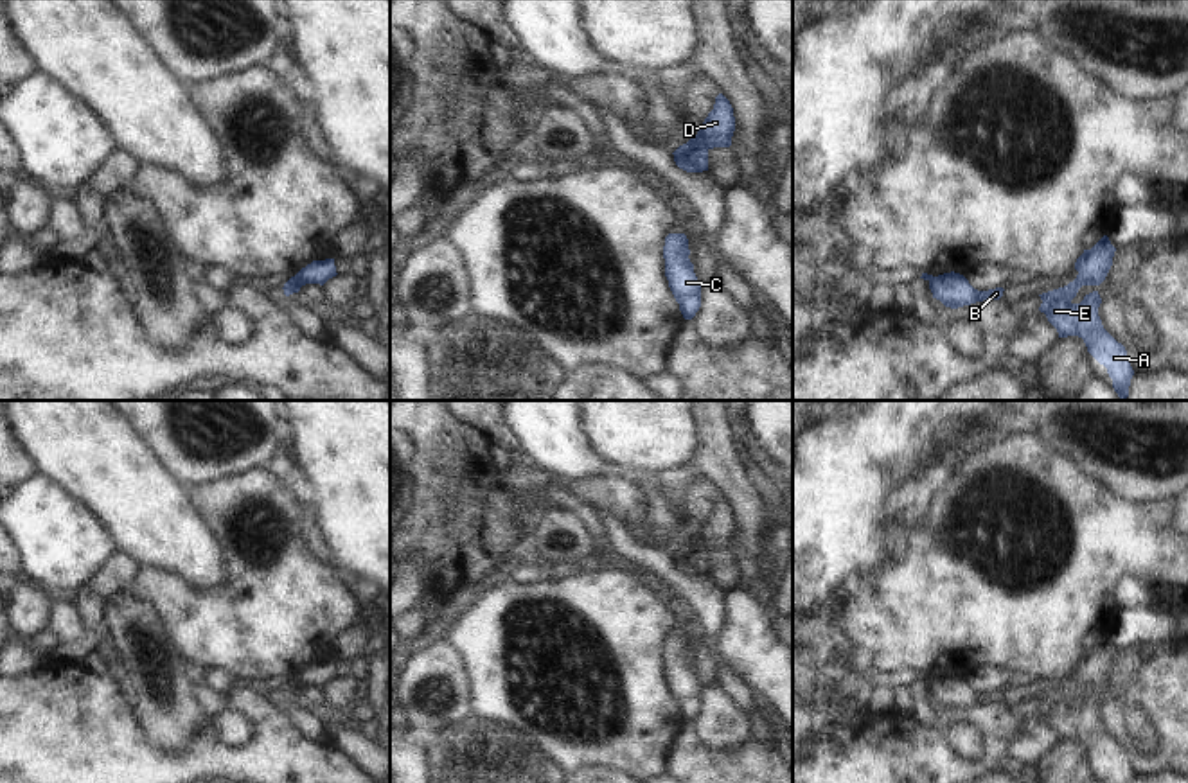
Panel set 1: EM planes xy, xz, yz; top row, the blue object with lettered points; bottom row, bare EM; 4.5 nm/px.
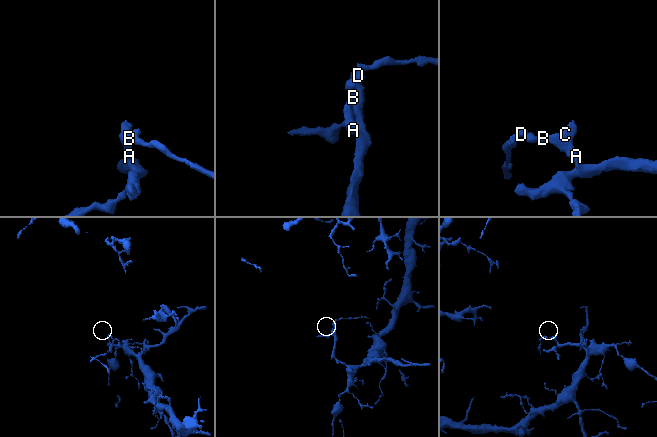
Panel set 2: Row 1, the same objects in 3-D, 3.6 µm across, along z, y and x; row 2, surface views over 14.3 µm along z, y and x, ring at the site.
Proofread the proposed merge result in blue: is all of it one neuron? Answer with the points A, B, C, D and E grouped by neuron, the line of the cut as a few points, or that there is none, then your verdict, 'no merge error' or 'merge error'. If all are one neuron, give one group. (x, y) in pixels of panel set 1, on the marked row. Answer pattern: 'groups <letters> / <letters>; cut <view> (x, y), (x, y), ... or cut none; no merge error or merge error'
groups A B C E / D; cut xz (696, 135), (709, 148); merge error

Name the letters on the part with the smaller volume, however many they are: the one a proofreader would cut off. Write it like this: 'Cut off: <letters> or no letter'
Cut off: D

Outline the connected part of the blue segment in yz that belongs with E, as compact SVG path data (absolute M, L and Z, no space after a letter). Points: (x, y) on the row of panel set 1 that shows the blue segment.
M1107 235L1091 250L1084 250L1075 262L1077 278L1064 287L1039 295L1042 300L1039 311L1057 329L1059 338L1078 336L1084 339L1087 352L1107 368L1118 397L1127 400L1134 370L1125 347L1102 325L1098 316L1102 298L1098 291L1086 295L1080 304L1071 302L1082 286L1100 286L1105 280L1114 251L1116 248Z

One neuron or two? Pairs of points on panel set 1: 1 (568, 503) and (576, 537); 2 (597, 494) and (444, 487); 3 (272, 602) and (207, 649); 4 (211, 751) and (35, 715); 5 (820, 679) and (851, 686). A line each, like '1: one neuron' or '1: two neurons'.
1: two neurons
2: one neuron
3: one neuron
4: one neuron
5: one neuron

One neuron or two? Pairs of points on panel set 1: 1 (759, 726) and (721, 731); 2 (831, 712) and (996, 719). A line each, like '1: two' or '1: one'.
1: two
2: two

